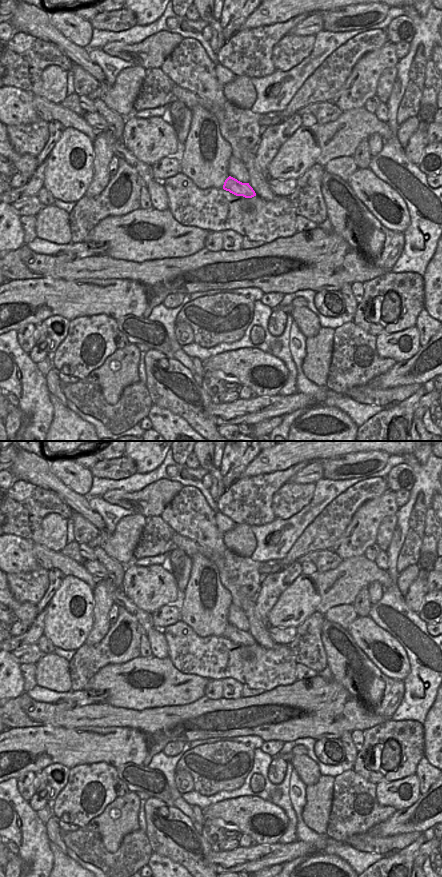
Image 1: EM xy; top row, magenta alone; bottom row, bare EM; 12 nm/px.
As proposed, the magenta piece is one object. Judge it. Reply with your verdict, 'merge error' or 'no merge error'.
no merge error

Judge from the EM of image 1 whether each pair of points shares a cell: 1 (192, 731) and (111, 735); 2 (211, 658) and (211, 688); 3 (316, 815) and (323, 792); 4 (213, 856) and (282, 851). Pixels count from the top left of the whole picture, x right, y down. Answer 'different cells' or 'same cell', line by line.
1: different cells
2: different cells
3: same cell
4: same cell

